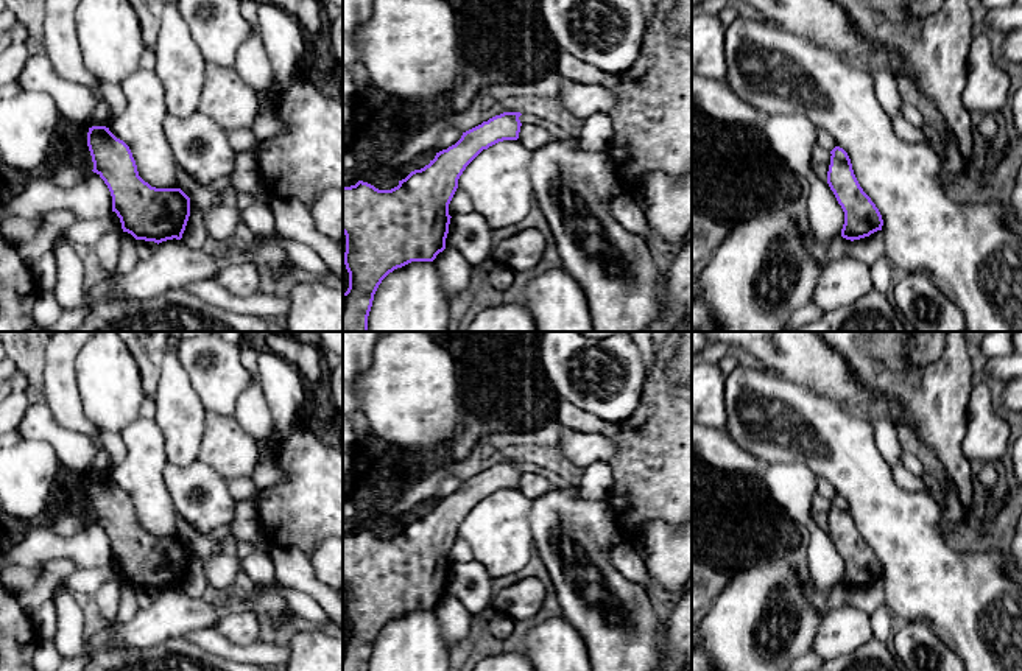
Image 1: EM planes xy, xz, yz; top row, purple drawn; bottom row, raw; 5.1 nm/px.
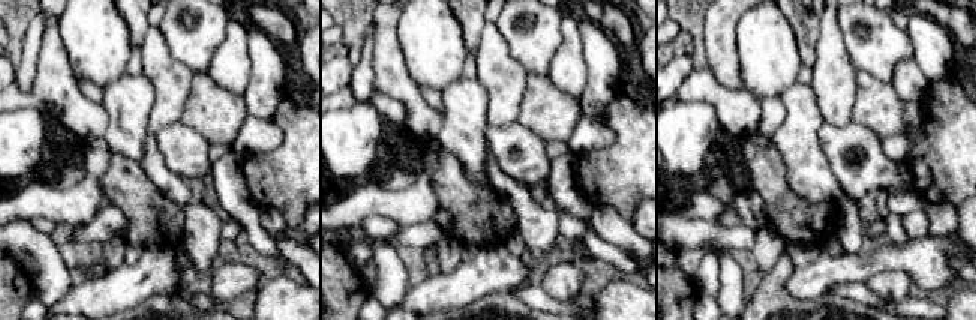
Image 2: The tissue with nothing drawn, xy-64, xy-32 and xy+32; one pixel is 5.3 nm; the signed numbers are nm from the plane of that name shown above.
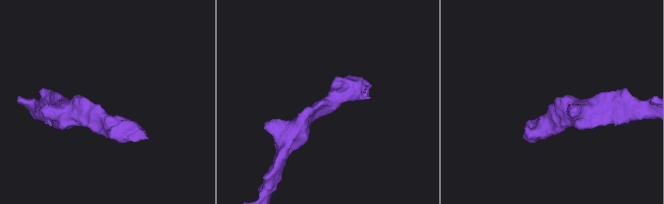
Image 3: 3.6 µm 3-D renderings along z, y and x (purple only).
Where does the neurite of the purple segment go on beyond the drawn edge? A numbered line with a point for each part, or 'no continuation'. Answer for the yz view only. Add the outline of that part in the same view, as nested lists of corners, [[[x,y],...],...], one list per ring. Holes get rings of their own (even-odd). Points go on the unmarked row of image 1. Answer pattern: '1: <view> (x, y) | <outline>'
no continuation

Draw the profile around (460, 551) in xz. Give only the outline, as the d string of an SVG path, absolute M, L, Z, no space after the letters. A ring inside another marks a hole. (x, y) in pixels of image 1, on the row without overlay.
M460 536L456 537L450 553L449 553L449 564L455 565L460 562L469 562L474 559L474 553L467 542L461 539Z

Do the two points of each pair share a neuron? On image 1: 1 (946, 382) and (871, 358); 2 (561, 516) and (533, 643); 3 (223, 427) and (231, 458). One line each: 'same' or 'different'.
1: same
2: different
3: same

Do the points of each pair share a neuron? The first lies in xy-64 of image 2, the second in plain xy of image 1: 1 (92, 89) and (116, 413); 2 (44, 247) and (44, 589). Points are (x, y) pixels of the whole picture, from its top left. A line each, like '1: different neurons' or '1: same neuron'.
1: different neurons
2: different neurons

